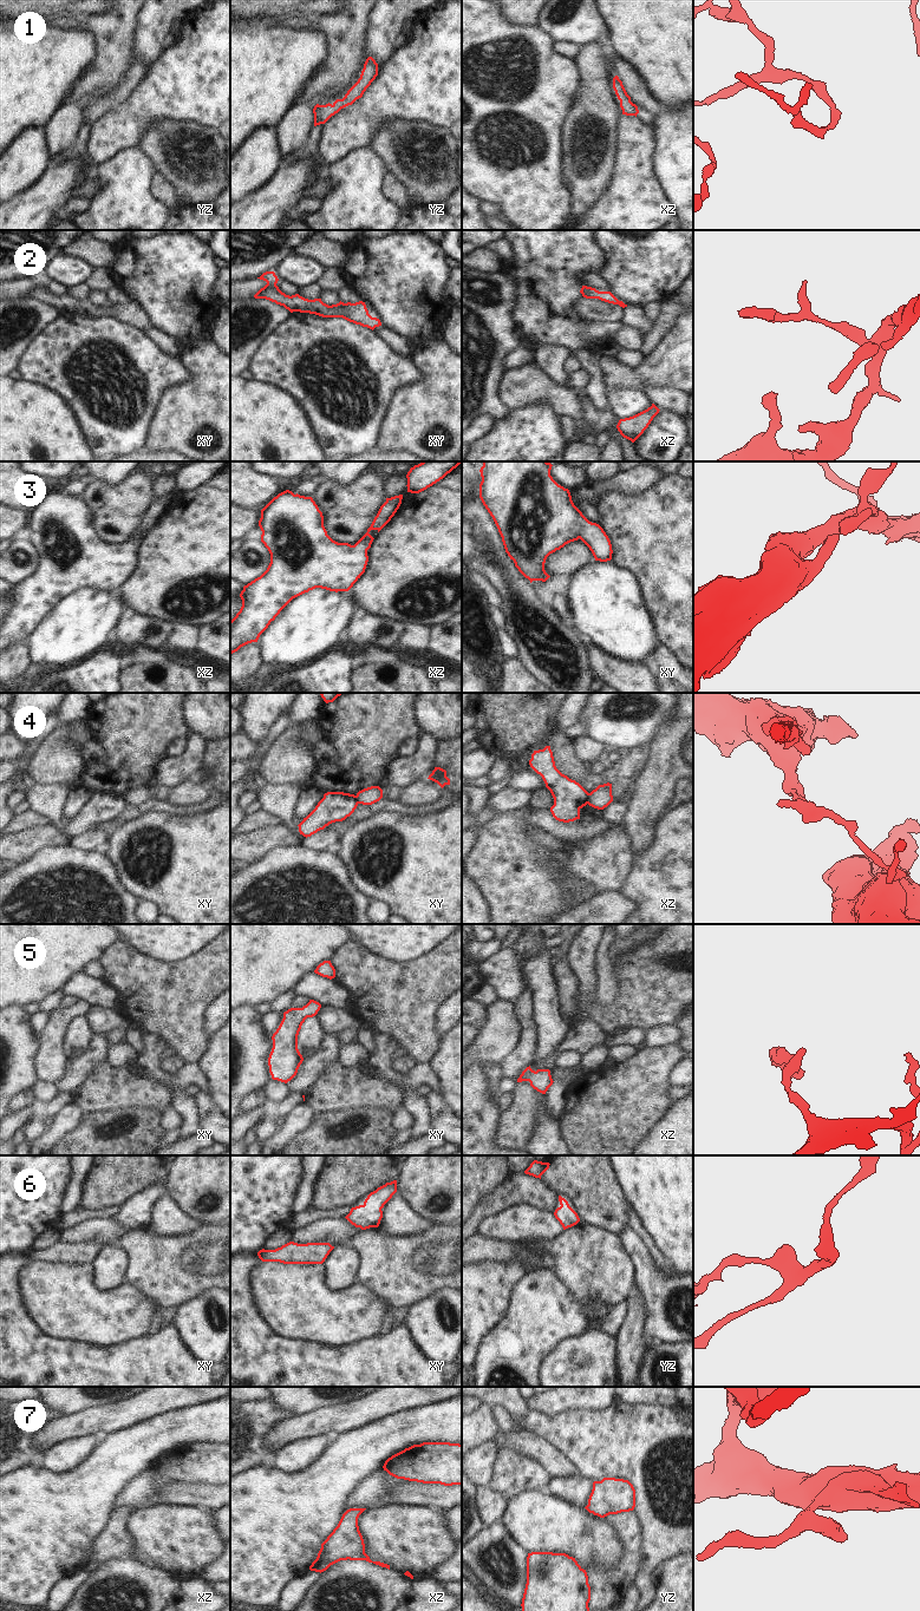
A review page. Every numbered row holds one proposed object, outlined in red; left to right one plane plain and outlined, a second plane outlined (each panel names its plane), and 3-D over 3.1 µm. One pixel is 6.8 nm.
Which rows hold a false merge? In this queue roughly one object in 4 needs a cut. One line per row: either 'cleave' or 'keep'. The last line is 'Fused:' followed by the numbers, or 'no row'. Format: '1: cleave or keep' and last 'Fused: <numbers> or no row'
1: keep
2: keep
3: keep
4: cleave
5: keep
6: keep
7: keep
Fused: 4

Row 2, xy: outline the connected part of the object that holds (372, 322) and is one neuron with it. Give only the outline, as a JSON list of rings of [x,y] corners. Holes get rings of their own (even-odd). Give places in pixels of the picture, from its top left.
[[[266,271],[260,277],[267,282],[267,284],[261,288],[255,295],[255,299],[266,299],[276,304],[283,306],[291,313],[309,313],[322,317],[342,317],[355,325],[374,329],[381,326],[381,322],[377,317],[372,317],[368,314],[365,302],[359,301],[355,303],[344,303],[339,302],[337,304],[328,306],[321,301],[321,299],[308,300],[299,294],[286,295],[276,286],[279,279],[274,271]]]

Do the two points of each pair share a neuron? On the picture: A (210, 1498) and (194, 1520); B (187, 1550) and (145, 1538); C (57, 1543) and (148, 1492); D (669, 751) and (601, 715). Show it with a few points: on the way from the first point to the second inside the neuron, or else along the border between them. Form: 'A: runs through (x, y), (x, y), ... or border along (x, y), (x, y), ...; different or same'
A: border along (176, 1505), (189, 1505), (207, 1510); different
B: runs through (176, 1539), (156, 1538); same
C: border along (126, 1484), (117, 1495), (113, 1511); different
D: border along (671, 722), (650, 745); different

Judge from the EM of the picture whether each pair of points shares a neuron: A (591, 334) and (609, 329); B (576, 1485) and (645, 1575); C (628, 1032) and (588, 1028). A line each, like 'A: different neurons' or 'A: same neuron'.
A: same neuron
B: different neurons
C: different neurons

